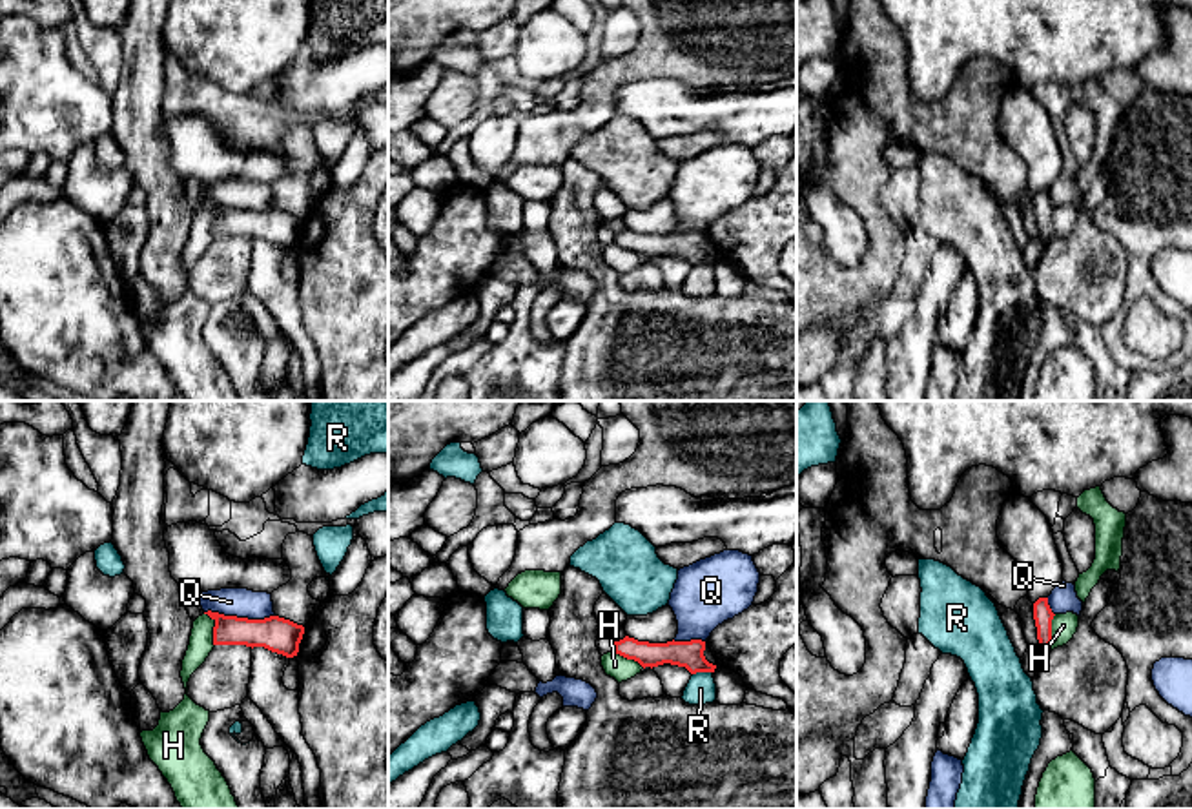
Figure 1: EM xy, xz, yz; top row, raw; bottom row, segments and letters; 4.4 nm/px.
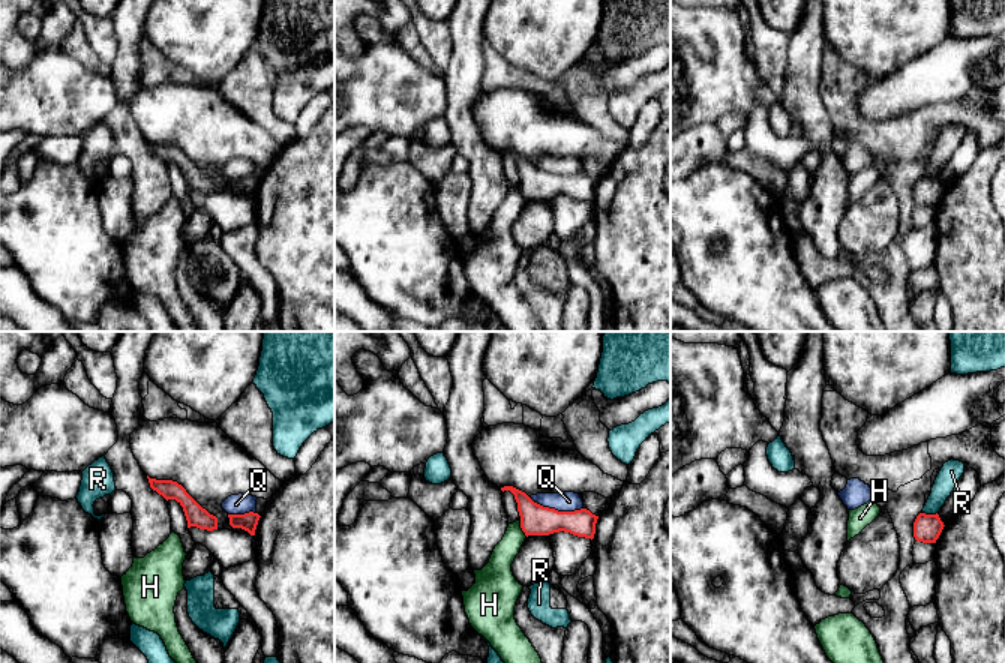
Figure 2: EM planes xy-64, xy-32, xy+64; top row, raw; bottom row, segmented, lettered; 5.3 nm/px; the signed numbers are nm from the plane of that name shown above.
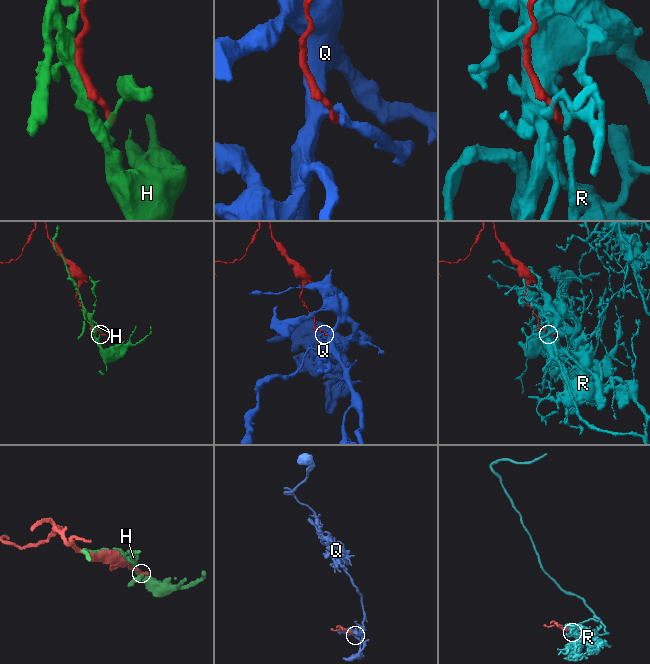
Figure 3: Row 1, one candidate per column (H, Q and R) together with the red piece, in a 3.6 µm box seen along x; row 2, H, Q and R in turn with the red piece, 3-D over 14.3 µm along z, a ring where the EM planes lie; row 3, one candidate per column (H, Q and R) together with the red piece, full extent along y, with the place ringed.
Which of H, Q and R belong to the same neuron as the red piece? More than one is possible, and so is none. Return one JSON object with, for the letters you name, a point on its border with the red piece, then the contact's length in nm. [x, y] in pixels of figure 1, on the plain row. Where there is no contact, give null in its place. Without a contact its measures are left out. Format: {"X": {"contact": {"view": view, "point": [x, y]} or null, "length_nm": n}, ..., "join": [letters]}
{"join": []}

